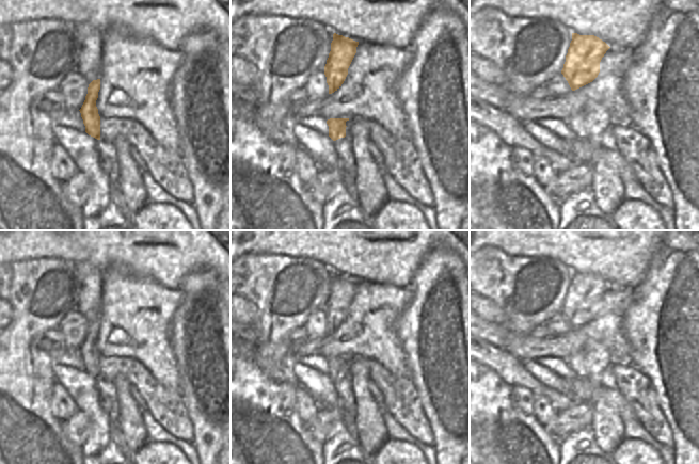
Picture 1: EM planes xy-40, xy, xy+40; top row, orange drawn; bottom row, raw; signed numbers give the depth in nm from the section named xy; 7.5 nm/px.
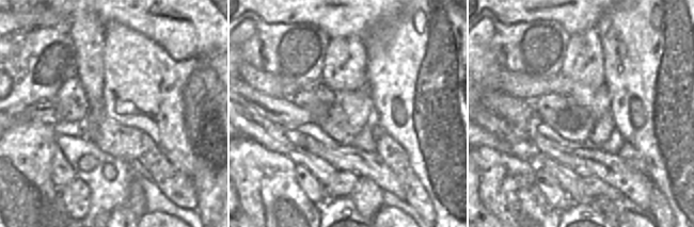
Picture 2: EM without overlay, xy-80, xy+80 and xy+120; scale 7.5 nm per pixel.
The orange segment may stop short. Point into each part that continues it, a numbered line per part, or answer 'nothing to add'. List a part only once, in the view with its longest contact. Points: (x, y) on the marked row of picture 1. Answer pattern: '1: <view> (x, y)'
1: xy (346, 163)

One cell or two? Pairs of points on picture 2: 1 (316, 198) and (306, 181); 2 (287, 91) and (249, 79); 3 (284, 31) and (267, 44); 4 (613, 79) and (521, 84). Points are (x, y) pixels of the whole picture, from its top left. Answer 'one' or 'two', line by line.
1: one
2: one
3: one
4: two

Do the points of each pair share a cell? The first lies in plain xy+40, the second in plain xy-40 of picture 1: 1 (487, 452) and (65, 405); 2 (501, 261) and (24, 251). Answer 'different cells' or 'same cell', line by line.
1: different cells
2: different cells

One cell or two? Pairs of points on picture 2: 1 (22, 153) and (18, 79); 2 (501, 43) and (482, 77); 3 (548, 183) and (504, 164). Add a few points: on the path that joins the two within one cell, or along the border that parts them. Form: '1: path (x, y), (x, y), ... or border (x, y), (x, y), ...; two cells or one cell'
1: path (11, 135), (11, 106), (18, 97); one cell
2: border (493, 30), (491, 52), (501, 68); two cells
3: border (535, 166), (535, 183), (548, 200); two cells

